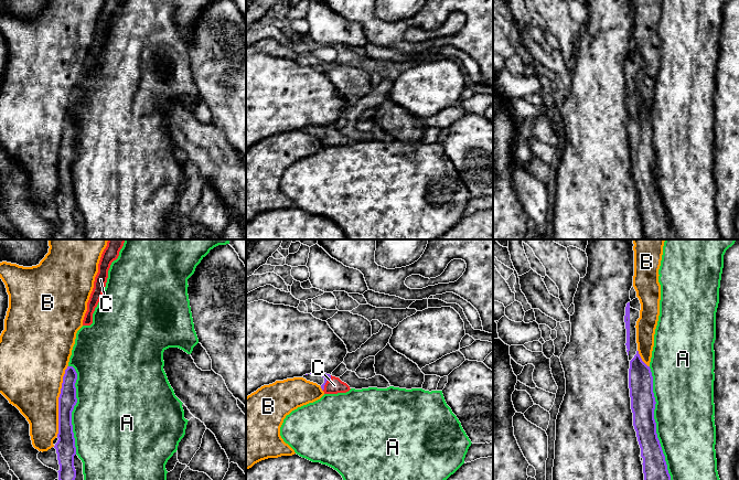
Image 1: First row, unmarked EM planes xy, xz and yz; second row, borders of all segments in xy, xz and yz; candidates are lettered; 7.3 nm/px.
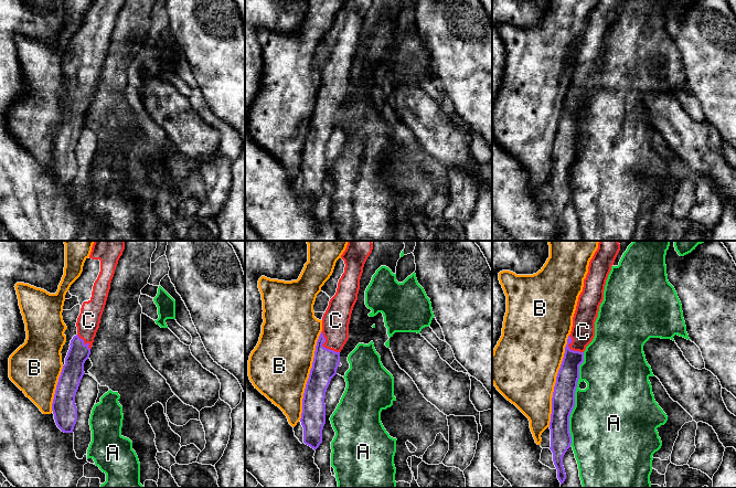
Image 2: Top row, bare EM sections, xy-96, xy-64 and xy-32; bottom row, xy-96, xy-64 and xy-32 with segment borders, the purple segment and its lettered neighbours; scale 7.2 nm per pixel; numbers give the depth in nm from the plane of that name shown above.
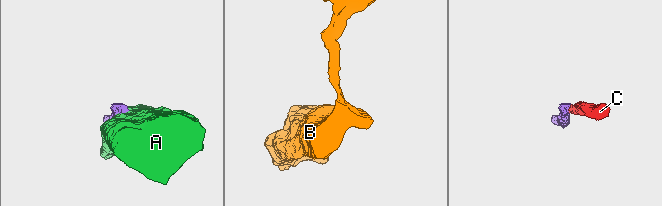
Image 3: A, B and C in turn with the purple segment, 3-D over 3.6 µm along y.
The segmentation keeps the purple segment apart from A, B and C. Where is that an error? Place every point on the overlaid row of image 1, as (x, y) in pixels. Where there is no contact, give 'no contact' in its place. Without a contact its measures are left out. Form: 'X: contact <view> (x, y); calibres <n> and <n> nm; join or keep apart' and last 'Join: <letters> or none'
A: contact yz (655, 423); calibres 180 and 440 nm; keep apart
B: contact xy (59, 401); calibres 130 and 440 nm; keep apart
C: contact xz (325, 382); calibres 50 and 120 nm; join
Join: C

